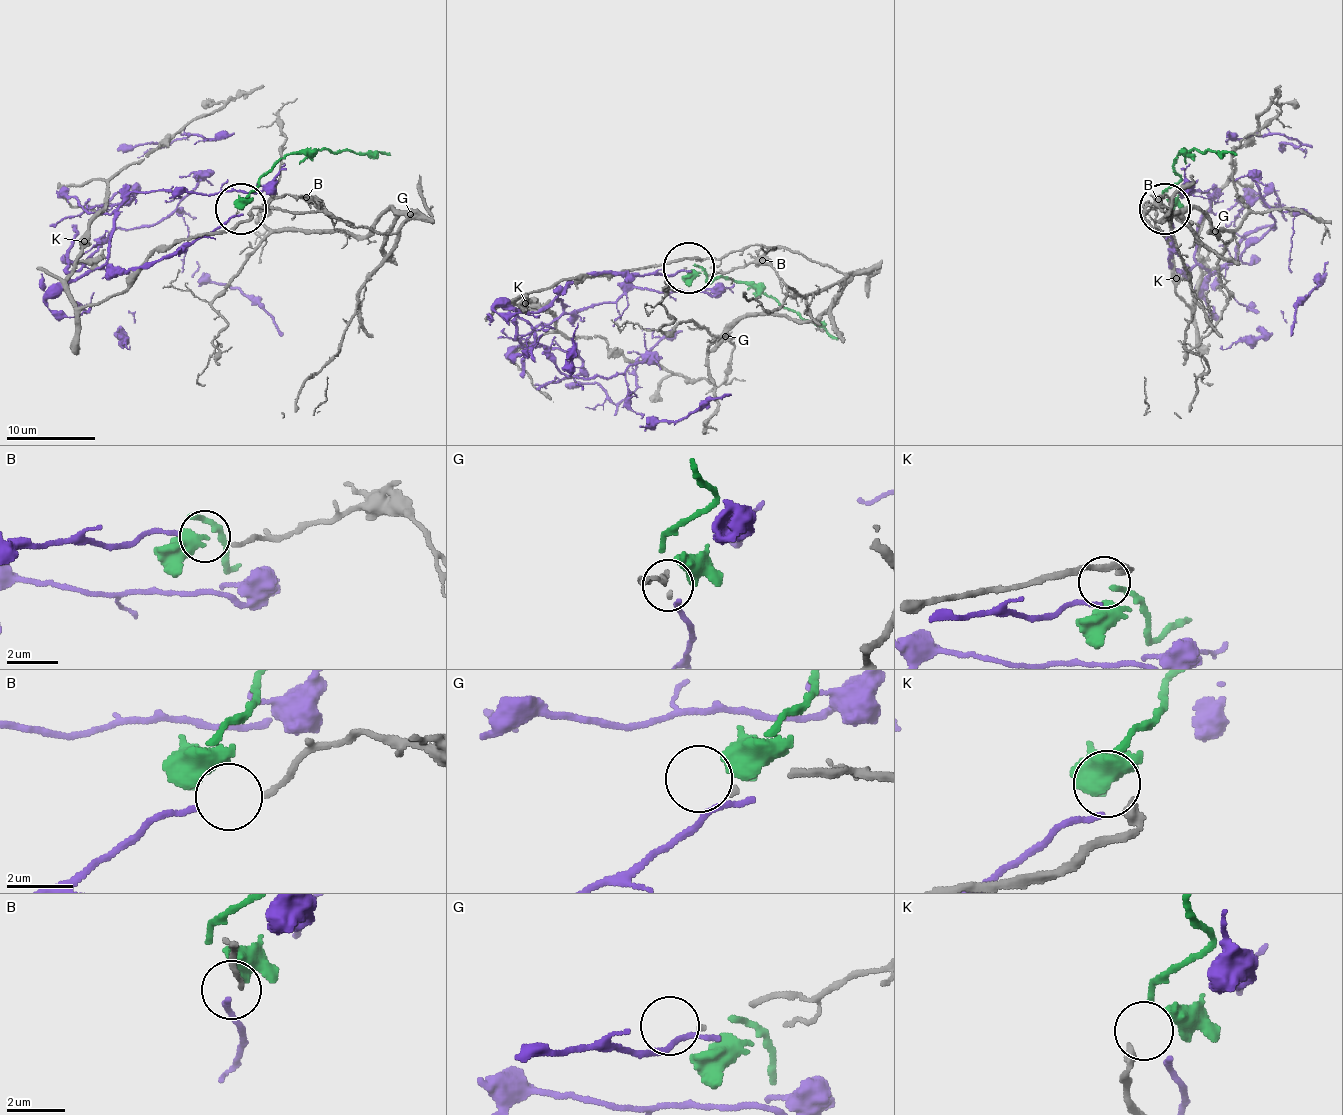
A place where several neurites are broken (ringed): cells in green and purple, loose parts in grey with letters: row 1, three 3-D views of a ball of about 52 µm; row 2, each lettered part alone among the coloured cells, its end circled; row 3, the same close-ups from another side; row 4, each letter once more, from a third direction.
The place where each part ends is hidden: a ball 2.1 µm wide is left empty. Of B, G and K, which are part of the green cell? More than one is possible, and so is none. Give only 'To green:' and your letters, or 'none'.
To green: K

